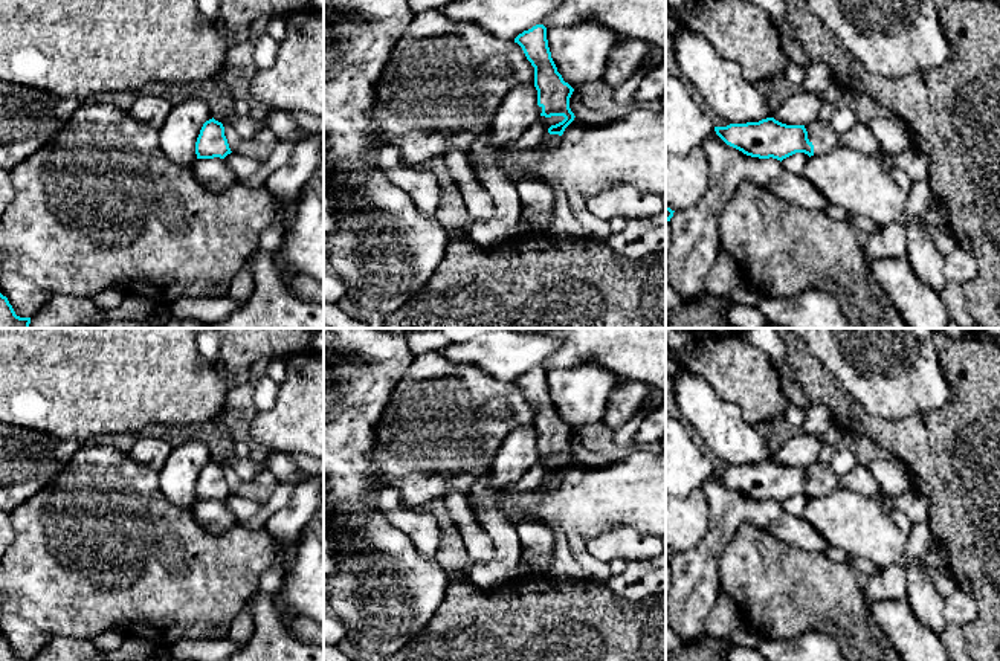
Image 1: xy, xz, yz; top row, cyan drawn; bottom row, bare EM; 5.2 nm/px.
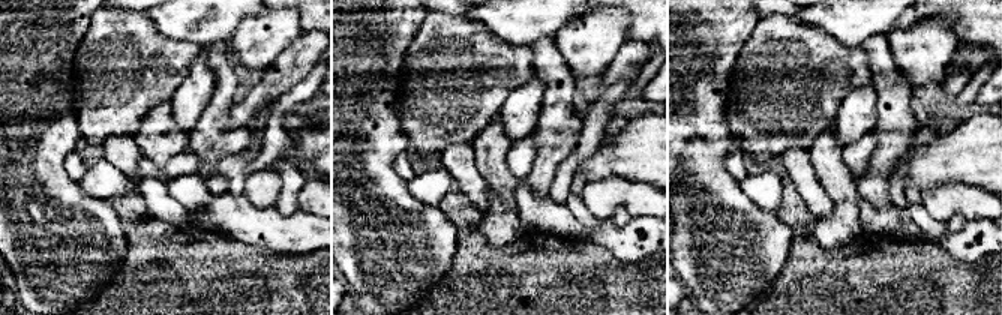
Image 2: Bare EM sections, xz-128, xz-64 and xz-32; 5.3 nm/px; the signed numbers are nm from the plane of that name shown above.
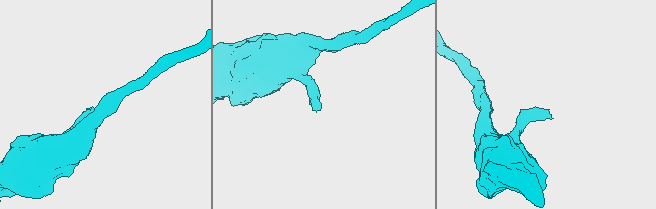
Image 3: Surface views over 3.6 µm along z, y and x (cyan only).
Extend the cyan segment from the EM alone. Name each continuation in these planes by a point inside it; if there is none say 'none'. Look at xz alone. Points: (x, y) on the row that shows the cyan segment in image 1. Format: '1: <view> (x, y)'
1: xz (547, 141)

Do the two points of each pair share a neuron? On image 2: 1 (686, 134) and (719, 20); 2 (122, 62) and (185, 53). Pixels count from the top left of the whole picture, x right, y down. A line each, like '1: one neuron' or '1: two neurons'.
1: one neuron
2: one neuron

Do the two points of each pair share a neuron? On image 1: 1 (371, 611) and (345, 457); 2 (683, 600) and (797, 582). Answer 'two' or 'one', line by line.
1: one
2: two

